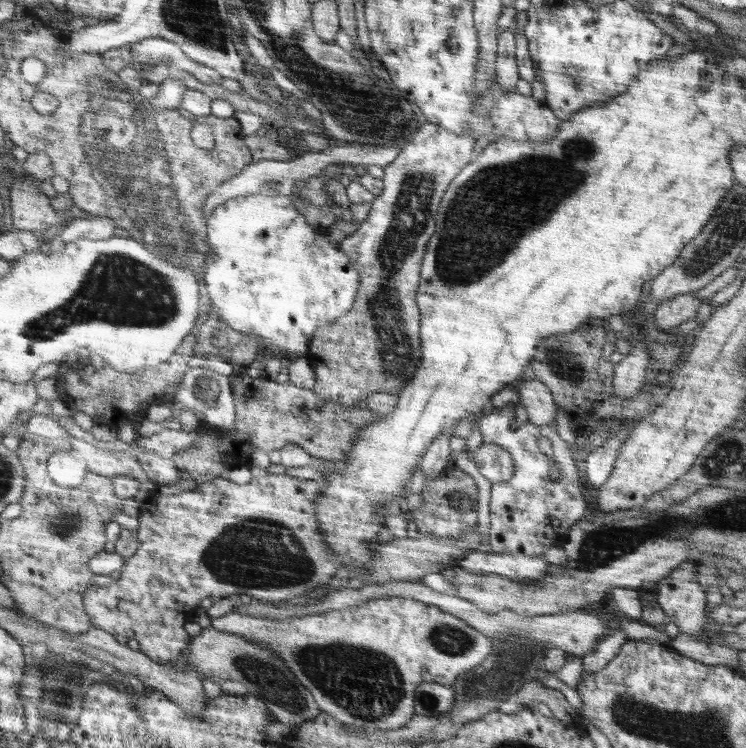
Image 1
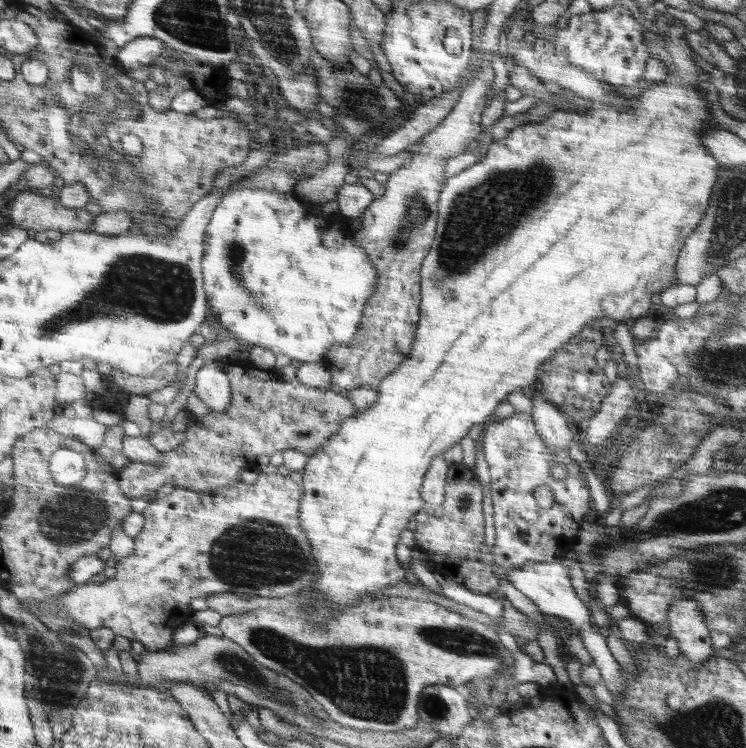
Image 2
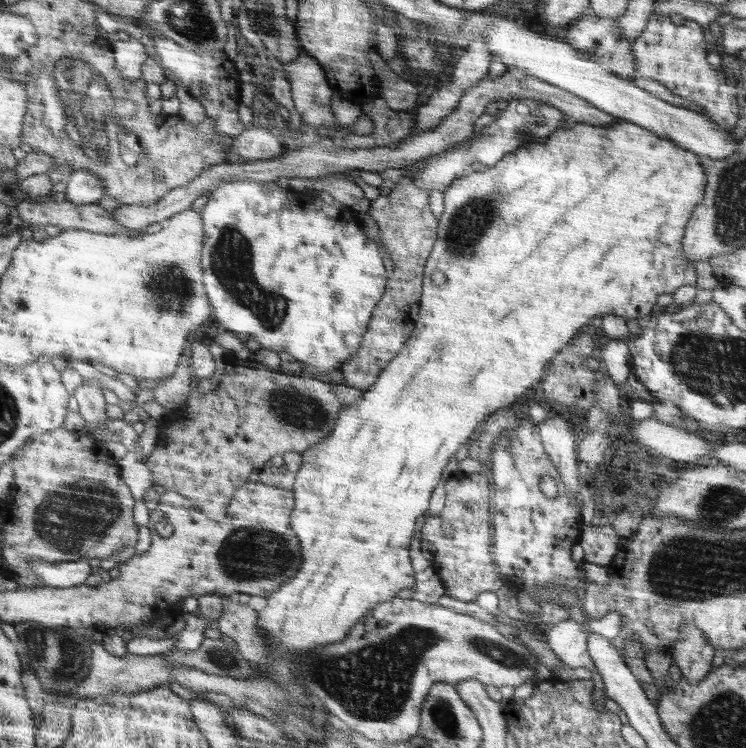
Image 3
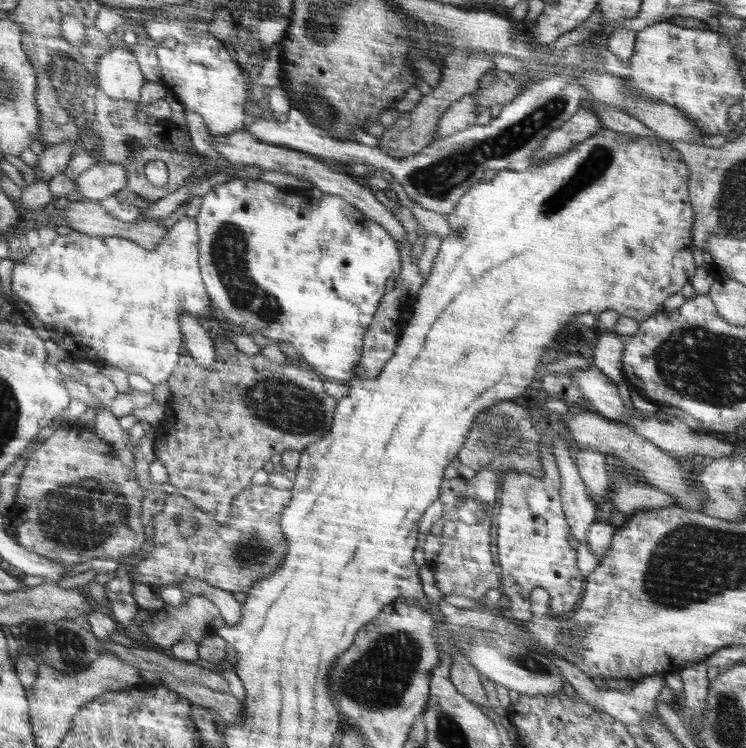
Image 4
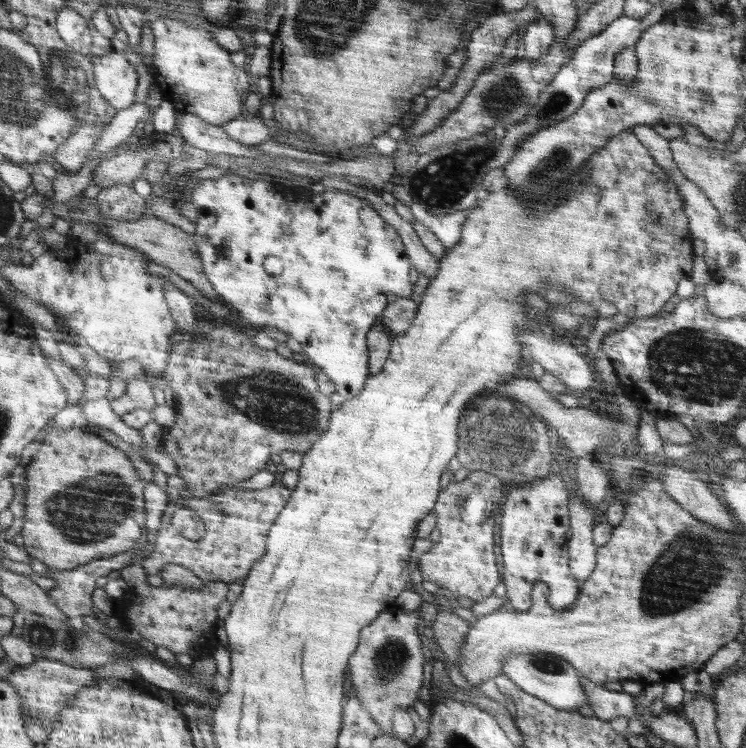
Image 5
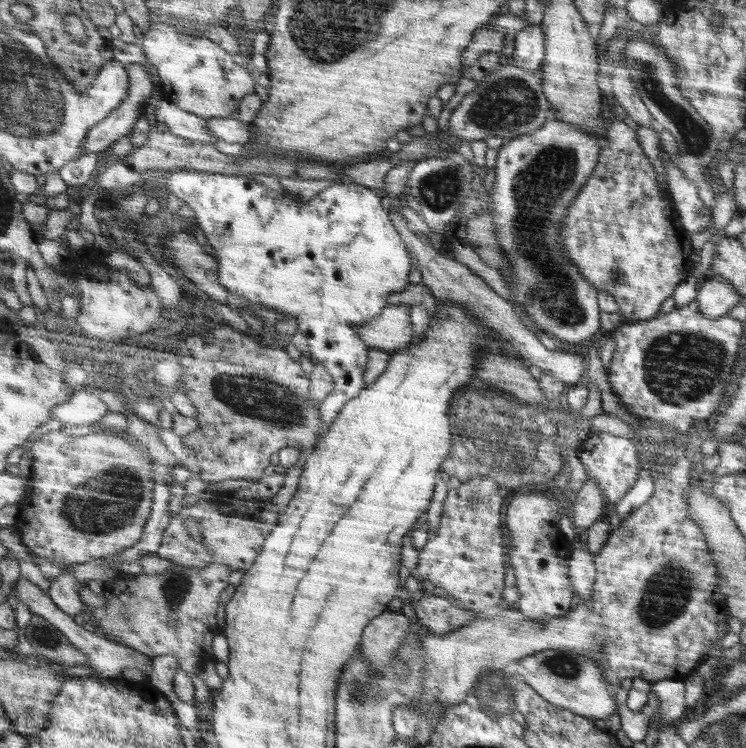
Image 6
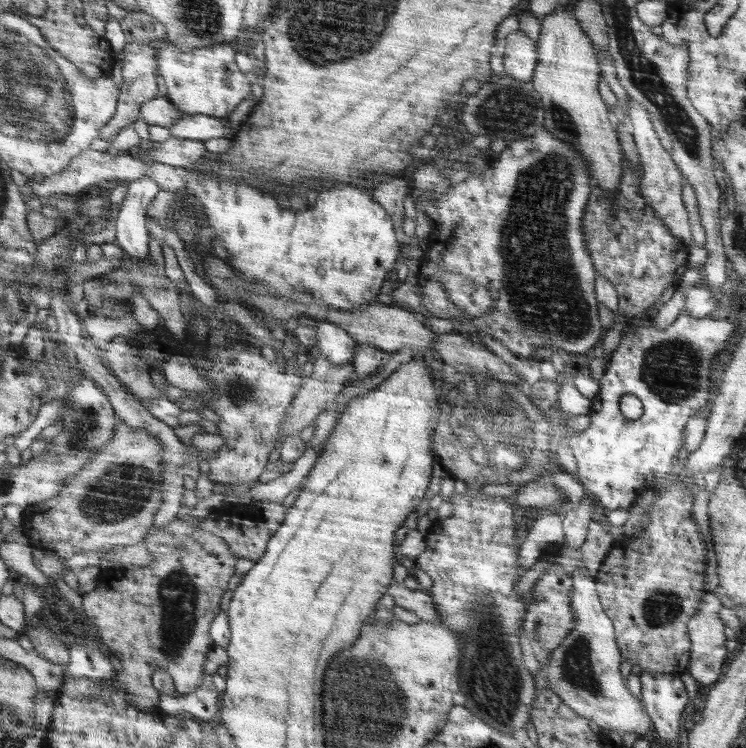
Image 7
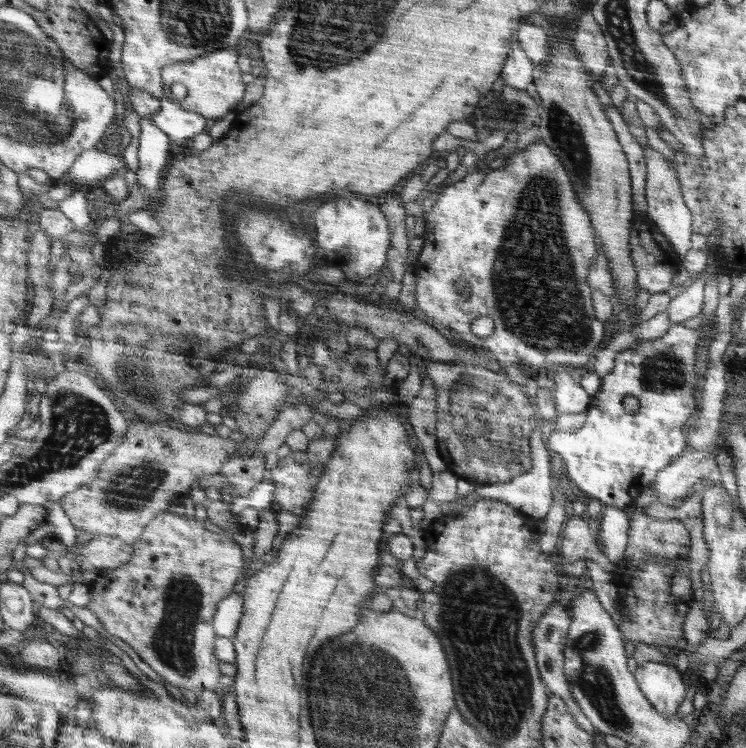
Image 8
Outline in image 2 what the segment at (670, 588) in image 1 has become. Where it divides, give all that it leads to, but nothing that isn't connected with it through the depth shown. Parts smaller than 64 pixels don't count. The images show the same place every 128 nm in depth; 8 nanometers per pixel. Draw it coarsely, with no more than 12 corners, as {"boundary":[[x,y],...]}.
{"boundary":[[694,598],[674,602],[666,624],[695,665],[712,657],[712,640]]}

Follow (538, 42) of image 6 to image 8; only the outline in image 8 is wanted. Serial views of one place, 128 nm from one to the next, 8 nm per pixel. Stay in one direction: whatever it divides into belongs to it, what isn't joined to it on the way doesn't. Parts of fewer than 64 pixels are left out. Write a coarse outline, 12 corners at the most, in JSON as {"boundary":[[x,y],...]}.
{"boundary":[[514,37],[502,78],[516,90],[533,87],[537,69]]}

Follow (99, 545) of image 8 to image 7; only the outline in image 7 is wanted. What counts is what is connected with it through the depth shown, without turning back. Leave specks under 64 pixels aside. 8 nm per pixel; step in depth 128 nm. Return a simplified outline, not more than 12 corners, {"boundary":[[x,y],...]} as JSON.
{"boundary":[[143,543],[102,553],[101,569],[140,568],[155,561]]}

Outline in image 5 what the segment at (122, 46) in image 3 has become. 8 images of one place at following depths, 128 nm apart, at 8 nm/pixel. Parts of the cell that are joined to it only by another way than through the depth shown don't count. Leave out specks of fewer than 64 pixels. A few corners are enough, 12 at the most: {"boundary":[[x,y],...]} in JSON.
{"boundary":[[124,52],[95,58],[113,111],[135,103],[138,75]]}

